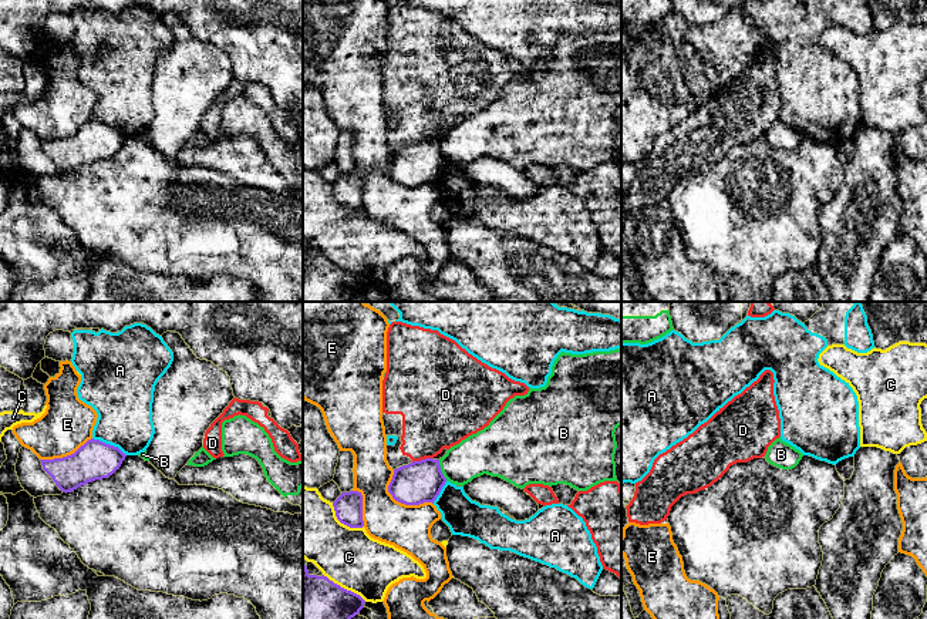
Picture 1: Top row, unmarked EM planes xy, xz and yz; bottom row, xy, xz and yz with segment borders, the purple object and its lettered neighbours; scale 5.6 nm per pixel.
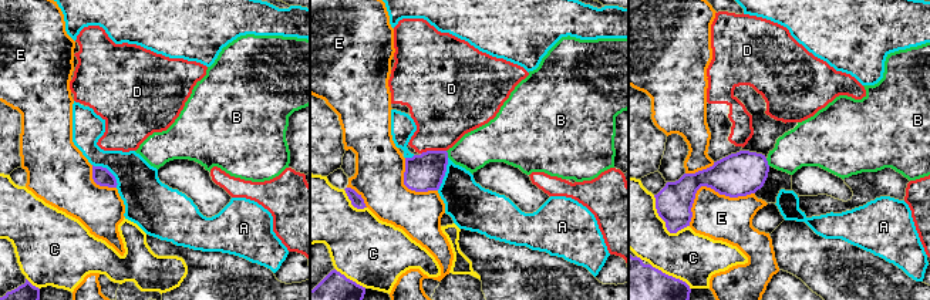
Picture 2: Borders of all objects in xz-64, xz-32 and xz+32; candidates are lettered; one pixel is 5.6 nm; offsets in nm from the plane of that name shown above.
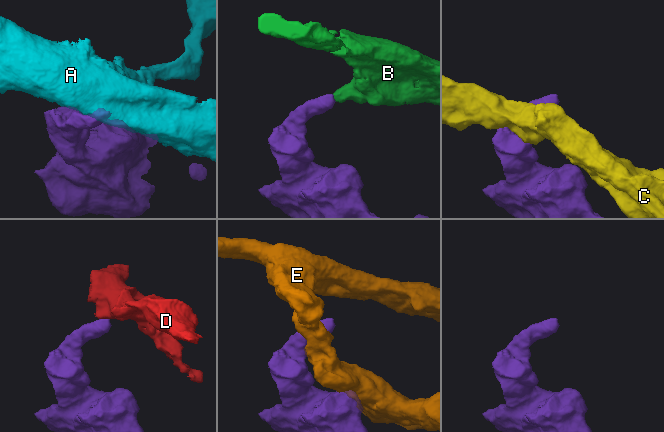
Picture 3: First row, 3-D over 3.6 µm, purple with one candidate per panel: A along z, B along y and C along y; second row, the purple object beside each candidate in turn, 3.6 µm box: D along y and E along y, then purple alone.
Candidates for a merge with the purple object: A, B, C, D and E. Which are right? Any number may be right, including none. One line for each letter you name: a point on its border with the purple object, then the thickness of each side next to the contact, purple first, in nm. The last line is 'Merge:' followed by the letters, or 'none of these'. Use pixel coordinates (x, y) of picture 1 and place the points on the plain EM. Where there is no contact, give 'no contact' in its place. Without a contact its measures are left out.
Merge: none of these

